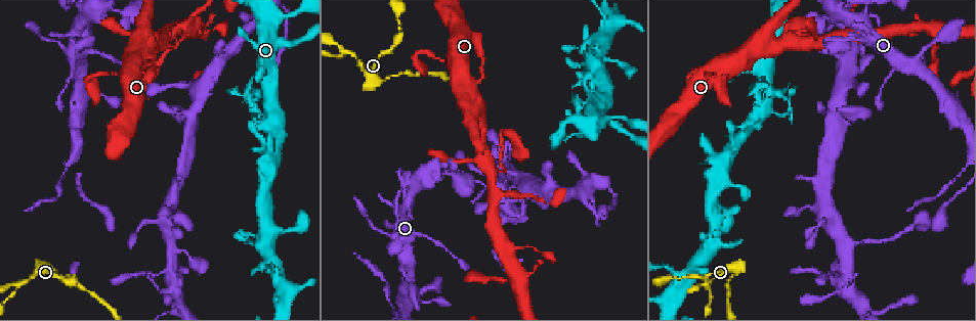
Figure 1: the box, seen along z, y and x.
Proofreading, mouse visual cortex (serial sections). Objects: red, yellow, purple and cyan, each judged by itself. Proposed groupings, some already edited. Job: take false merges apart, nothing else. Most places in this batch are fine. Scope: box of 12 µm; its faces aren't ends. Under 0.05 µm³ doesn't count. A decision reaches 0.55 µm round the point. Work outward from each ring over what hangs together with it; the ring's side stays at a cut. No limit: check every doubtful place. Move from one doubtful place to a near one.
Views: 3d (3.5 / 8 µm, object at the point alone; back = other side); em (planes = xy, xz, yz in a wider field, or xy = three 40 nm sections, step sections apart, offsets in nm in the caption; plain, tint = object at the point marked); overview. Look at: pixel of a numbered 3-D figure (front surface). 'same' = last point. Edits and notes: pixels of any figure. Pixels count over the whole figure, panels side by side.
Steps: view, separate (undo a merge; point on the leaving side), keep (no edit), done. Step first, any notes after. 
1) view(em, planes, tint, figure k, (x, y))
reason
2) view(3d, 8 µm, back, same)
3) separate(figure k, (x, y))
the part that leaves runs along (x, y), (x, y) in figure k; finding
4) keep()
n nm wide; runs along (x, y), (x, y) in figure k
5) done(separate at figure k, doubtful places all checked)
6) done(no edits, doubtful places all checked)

view(3d, 3.5 µm, back, figure 1, (346, 52))
side arm on a straight run

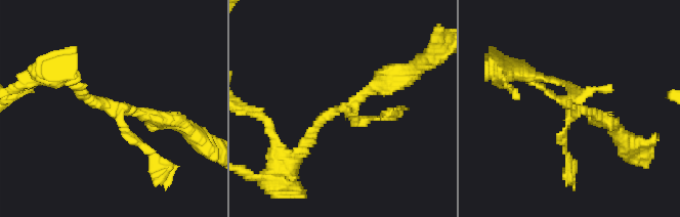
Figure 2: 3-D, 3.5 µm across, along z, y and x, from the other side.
view(em, xy, step 5, tint, figure 2, (573, 109))
3 arms; arms of 100, 150, 250 nm; shape alone is not enough

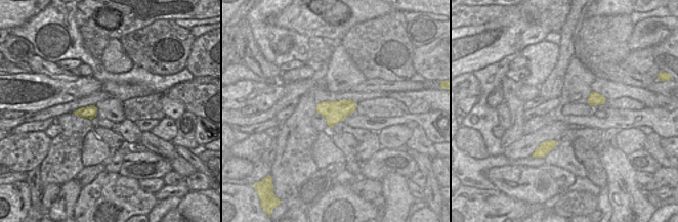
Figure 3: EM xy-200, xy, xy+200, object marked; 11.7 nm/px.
keep()
260 nm wide; runs along (300, 148), (325, 117), (397, 80) in figure 2; one cell here

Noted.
view(3d, 3.5 µm, figure 1, (64, 177))

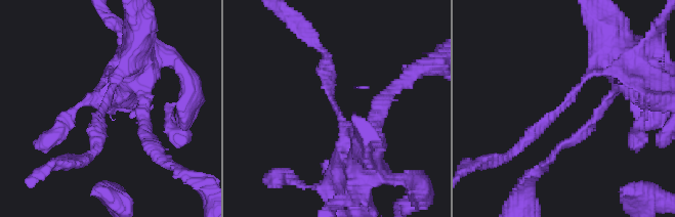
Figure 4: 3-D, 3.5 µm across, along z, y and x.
view(em, xy, step 5, tint, figure 4, (105, 101))
arms of 200, 200 nm; shape alone is not enough

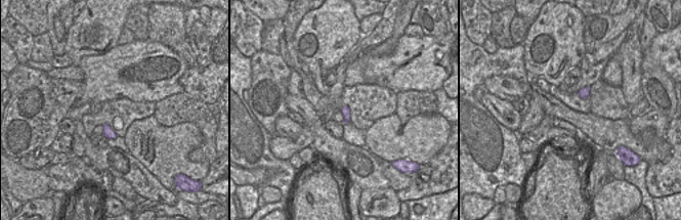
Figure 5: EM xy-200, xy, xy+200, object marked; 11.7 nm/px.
separate(figure 4, (551, 117))
the part that leaves runs along (576, 91), (508, 157) in figure 4; a second cell is stuck on

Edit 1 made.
view(3d, 3.5 µm, figure 1, (789, 111))
abrupt turn

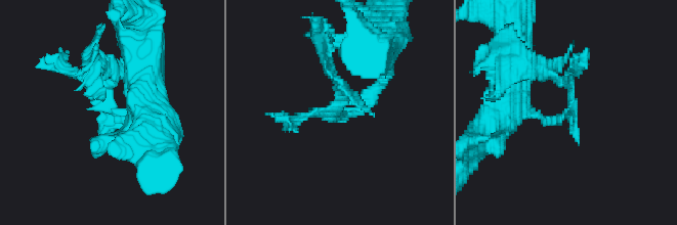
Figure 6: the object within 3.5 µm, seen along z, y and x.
view(em, xy, step 1, tint, figure 6, (117, 110))
shape alone is not enough

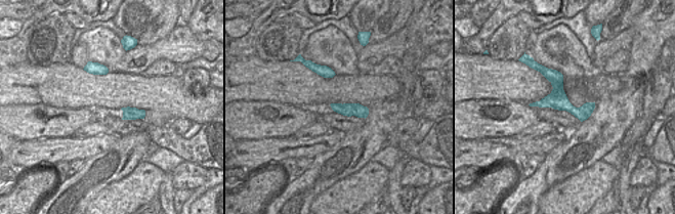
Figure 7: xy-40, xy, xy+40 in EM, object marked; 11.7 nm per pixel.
view(em, xy, step 5, tint, same)
cut it another way

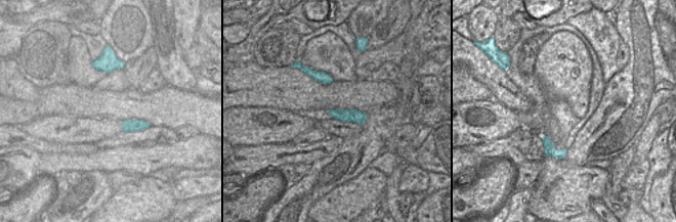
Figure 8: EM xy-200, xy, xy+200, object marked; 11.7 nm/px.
separate(figure 6, (339, 101))
the part that leaves runs along (349, 110), (324, 63) in figure 6; two cells meet here

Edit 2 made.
done(separate at figure 4, separate at figure 6, doubtful places all checked)

